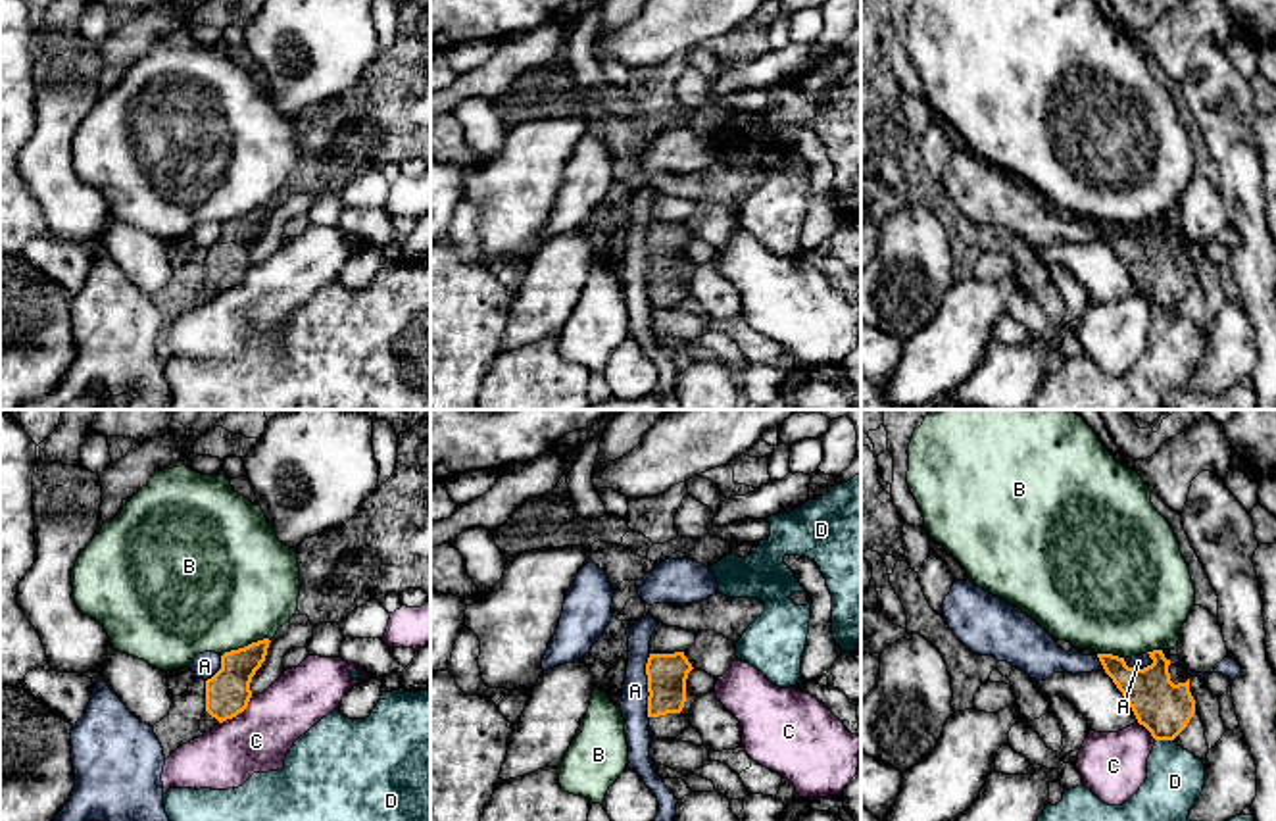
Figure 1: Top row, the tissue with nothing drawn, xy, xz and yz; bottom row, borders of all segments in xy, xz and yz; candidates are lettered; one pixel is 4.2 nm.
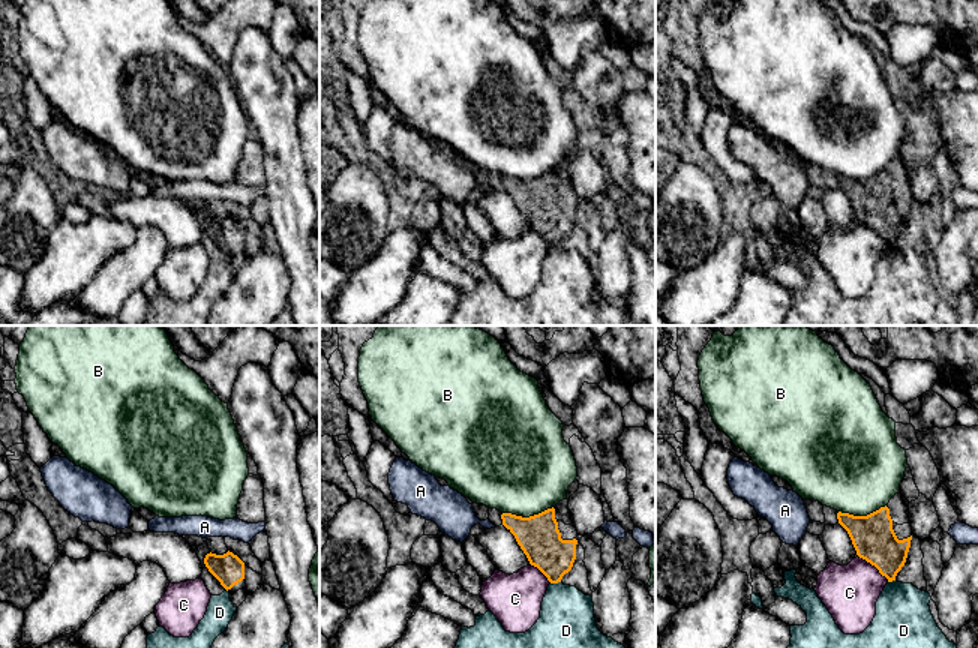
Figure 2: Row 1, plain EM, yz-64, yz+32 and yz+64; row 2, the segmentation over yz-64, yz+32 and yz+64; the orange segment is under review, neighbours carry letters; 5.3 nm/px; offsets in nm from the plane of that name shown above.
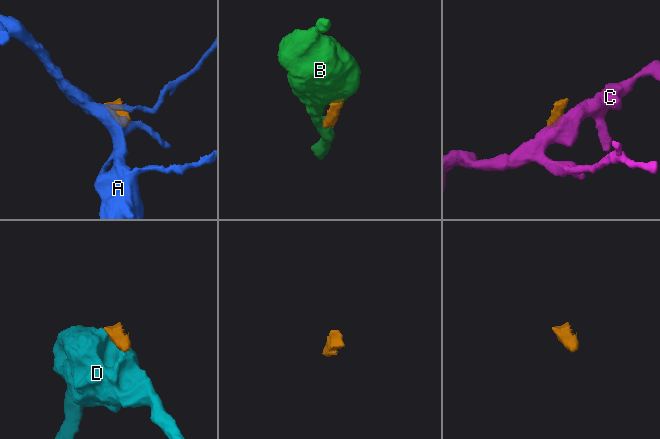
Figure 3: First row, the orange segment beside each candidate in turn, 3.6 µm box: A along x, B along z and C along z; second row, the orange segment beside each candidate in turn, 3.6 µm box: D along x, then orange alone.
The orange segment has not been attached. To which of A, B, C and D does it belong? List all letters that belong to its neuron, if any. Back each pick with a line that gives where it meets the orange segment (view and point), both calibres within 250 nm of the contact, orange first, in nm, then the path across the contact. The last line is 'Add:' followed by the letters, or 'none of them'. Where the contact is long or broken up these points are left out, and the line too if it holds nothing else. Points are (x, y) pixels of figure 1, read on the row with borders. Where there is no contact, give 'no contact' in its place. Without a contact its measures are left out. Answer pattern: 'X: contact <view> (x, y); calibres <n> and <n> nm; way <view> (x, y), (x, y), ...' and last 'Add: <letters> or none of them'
Add: none of them

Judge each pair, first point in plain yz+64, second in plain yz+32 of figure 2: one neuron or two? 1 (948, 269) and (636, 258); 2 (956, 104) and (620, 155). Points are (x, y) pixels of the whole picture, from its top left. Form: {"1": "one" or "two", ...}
{"1": "two", "2": "two"}

